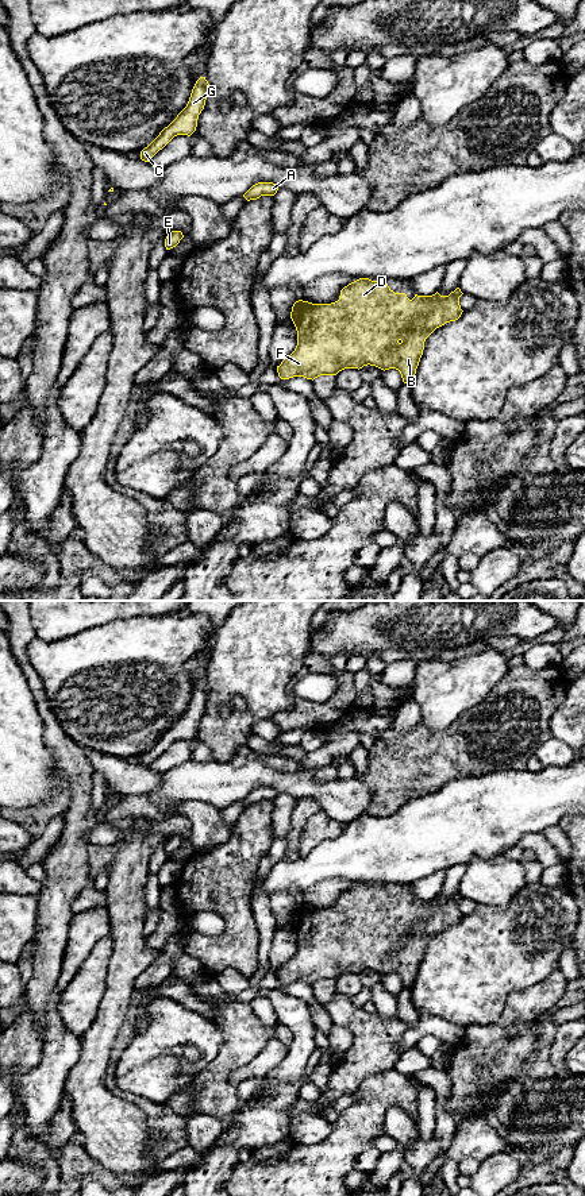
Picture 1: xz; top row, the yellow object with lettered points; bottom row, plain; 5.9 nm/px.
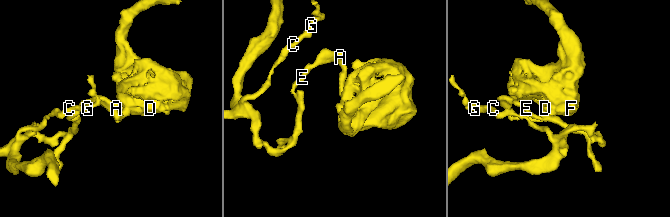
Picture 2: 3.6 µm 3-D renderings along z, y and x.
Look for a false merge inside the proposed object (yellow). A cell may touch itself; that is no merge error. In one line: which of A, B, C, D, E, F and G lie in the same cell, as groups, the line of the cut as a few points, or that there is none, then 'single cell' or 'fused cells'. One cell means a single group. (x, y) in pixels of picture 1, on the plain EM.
groups A C E G / B D F; cut xz (303, 906), (303, 910), (292, 923); fused cells

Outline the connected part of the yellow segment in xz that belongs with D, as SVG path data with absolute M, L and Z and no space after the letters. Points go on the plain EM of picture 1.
M359 883L340 895L339 904L331 908L303 906L297 921L292 923L297 935L297 950L286 961L277 977L281 984L320 980L336 980L345 973L376 971L381 975L396 973L403 987L411 988L424 954L426 944L446 927L461 922L459 892L449 900L438 896L432 900L417 900L412 904L405 898L395 898L386 887Z

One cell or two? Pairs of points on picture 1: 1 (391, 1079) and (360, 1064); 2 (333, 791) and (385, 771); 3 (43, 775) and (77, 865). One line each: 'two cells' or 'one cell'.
1: two cells
2: two cells
3: two cells

